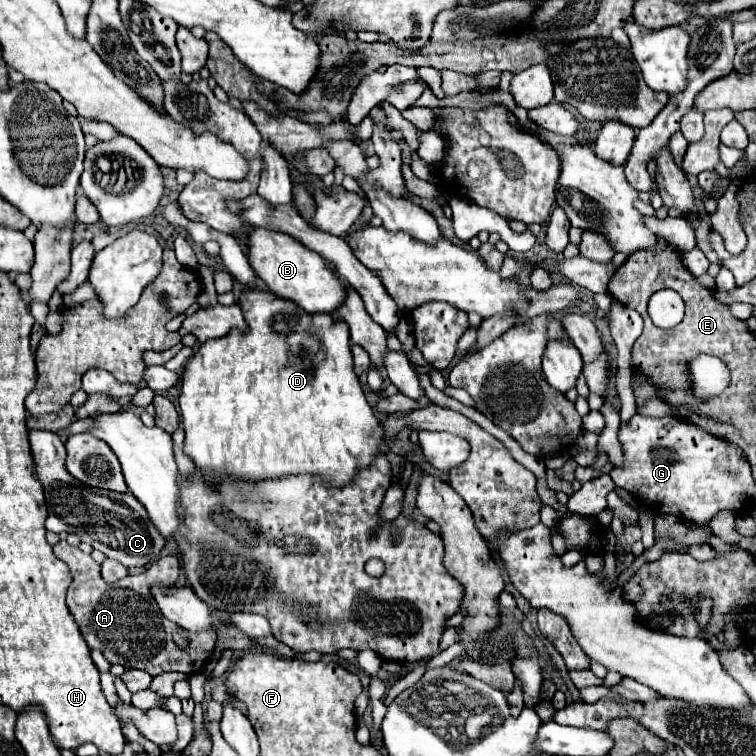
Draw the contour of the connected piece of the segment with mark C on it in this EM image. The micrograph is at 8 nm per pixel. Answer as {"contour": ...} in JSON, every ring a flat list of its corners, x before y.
{"contour":[[31,430,31,452,33,452,33,472,41,482,47,498,49,518,45,528,51,532,75,532,81,542,89,544,93,550,103,552,107,558,115,558,125,566,147,566,155,562,165,546,163,536,157,532,147,516,147,510,133,494,113,494,107,490,85,486,75,480,65,468,65,444,53,432]]}

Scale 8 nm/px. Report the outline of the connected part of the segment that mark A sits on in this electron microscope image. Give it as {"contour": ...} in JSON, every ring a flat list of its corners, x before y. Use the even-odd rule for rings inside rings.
{"contour":[[61,540,53,548,55,556,63,560,71,568,73,582,67,592,67,606,87,642,89,648,97,648,111,664,121,664,125,668,145,670,153,678,163,672,183,672,192,675,205,668,207,658,213,656,215,634,213,632,199,632,189,636,189,648,179,650,173,642,173,632,183,632,179,626,175,628,173,622,167,618,163,620,161,610,155,606,151,598,151,582,173,584,181,572,179,560,175,556,163,556,159,562,151,564,139,576,127,576,117,580,115,584,105,584,99,574,99,564,77,546,69,546],[145,618,145,620,143,620]]}

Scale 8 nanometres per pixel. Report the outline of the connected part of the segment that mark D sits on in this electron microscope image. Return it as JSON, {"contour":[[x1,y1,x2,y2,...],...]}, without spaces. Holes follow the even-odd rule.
{"contour":[[245,290,239,296,239,306,243,310,245,322,247,322,247,332,241,332,233,328,229,336,217,338,217,340,207,340,201,344,201,348,193,354,191,360,187,360,185,370,181,374,181,396,179,396,179,408,181,408,181,422,185,430,185,454,191,456,195,466,205,474,207,480,219,480,223,476,235,476,235,478,249,478,249,480,263,480,263,478,279,478,285,474,319,474,331,484,341,486,347,484,355,470,359,472,363,466,371,464,375,454,379,454,379,444,381,444,381,426,379,420,373,414,371,406,365,400,359,376,353,370,353,356,350,346,349,327,343,320,333,320,331,316,325,316,323,312,317,316,309,316,303,308,297,308,291,300,279,298,273,292,263,292,263,290],[289,338,311,338,313,352,307,352,309,348,299,348,301,352,291,352,289,348]]}

